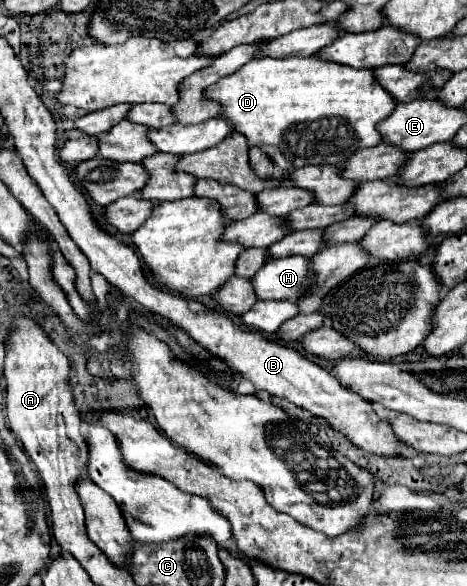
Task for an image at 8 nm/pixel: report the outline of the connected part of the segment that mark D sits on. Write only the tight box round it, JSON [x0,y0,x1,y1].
[207,54,397,170]

